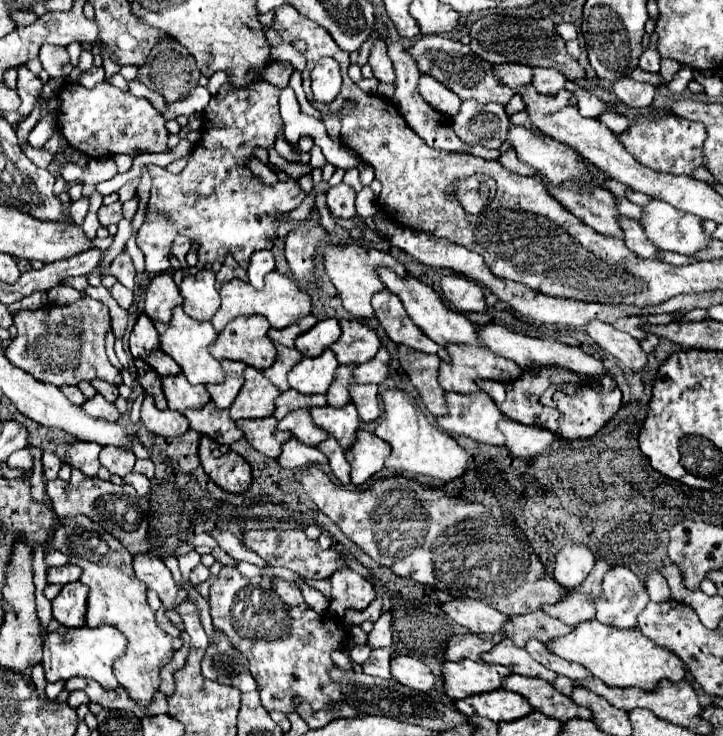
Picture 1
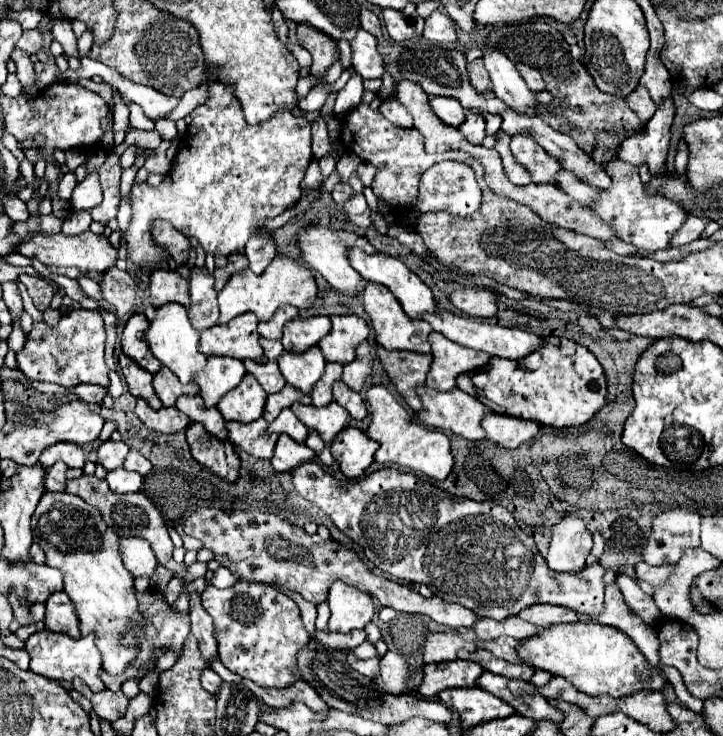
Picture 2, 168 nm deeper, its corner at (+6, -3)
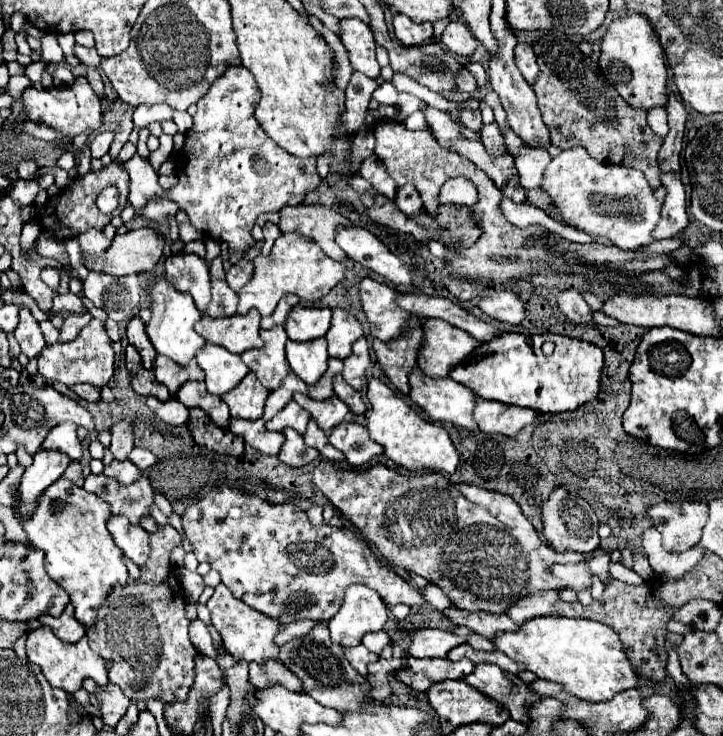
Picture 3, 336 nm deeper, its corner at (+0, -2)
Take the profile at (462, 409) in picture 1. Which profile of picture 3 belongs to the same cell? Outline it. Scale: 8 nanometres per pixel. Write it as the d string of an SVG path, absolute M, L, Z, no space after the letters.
M412 368L410 374L410 398L412 402L416 402L434 422L452 422L454 426L460 426L460 428L466 428L466 430L476 430L476 422L472 418L472 410L474 410L474 402L476 402L476 396L472 390L468 390L466 386L454 382L452 378L430 378L426 376L422 370Z

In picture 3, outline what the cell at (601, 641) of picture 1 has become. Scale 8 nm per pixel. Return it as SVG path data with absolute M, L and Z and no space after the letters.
M538 616L526 620L516 632L502 632L492 638L496 650L518 660L526 670L538 678L560 684L568 694L588 700L602 702L614 694L634 688L640 680L634 674L618 634L594 620L586 618L560 618L560 616Z

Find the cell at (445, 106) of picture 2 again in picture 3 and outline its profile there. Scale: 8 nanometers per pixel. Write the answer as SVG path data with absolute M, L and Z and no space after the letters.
M462 110L462 122L470 132L478 134L478 130L482 130L482 114L480 114L480 110Z

